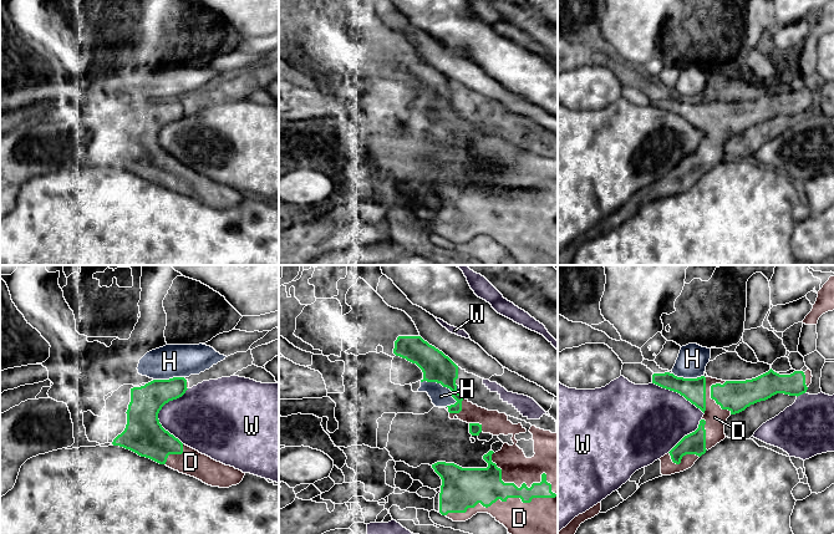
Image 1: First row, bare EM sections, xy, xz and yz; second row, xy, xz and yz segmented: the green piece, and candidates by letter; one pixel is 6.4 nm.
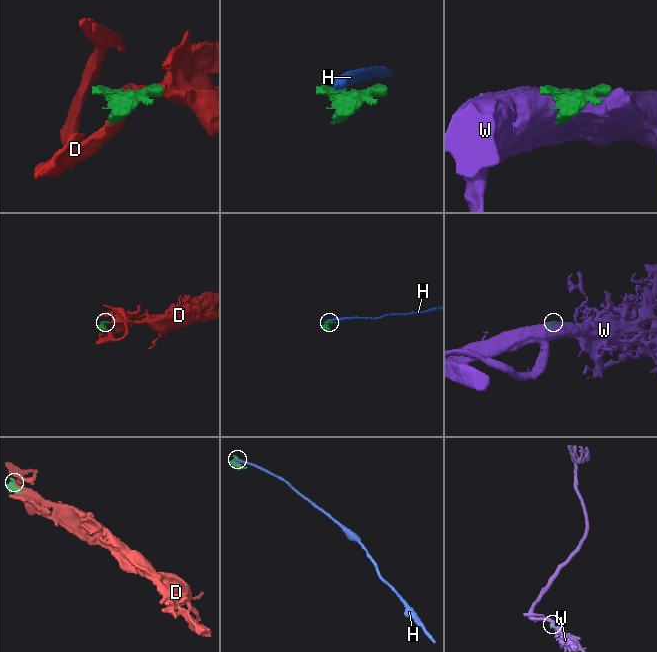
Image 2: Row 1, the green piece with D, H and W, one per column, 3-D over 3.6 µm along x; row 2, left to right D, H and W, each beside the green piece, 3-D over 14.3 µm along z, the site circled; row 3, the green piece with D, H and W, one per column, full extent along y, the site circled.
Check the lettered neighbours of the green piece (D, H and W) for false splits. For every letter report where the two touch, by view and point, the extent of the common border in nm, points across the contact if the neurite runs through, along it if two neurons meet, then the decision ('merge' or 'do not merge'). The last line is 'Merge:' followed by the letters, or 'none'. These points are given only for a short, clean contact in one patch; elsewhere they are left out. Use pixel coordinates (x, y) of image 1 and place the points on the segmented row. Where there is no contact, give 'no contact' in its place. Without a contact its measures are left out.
D: xz (502, 501) | 750 nm | merge
H: xz (441, 384) | 280 nm | along xz (421, 381), (440, 382), (451, 391), (451, 395), (457, 401) | do not merge
W: xy (158, 412) | 360 nm | do not merge
Merge: D

